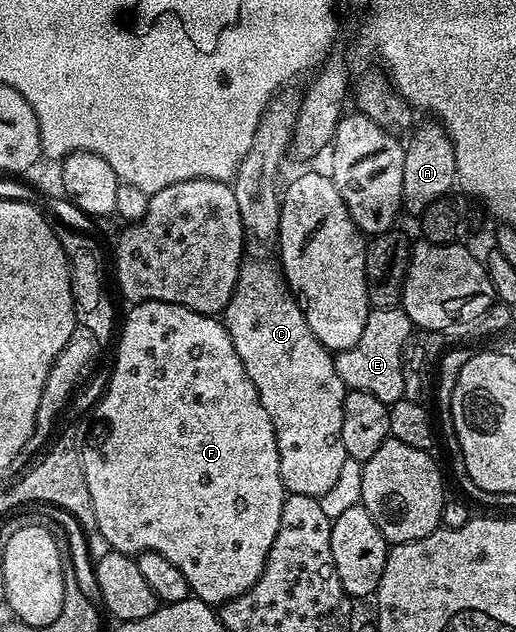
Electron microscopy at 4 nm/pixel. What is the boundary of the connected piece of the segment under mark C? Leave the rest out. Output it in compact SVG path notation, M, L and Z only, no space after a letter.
M247 259L238 269L238 281L226 307L224 323L226 333L232 338L232 346L236 346L236 354L240 354L244 370L248 370L248 378L252 378L252 386L256 386L256 394L260 394L260 402L264 402L264 410L268 410L268 418L272 418L276 450L280 454L280 474L287 493L320 498L332 490L348 458L342 441L348 389L340 374L336 374L334 356L312 334L302 305L288 291L281 271L266 260Z

